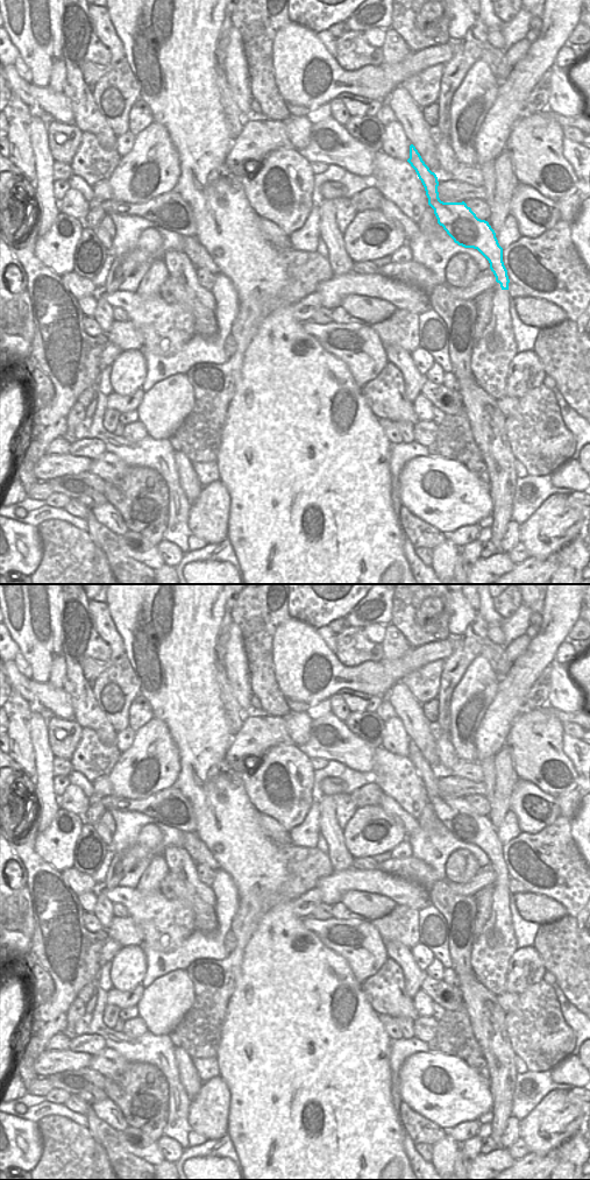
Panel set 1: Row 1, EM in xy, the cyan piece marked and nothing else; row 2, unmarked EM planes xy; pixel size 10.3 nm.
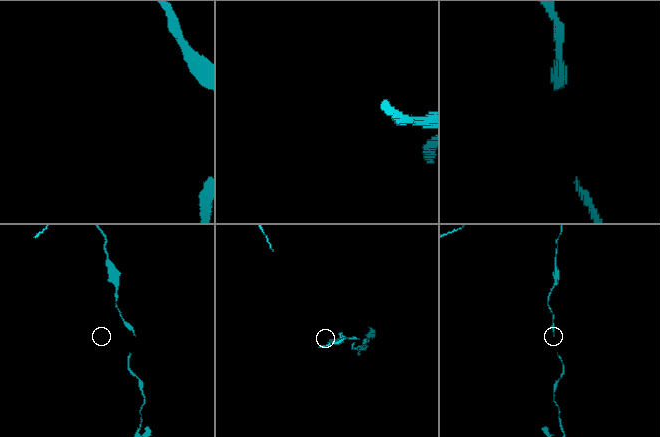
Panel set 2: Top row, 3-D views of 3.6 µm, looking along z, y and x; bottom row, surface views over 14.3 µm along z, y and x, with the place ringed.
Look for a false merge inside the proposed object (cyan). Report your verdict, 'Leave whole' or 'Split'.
Leave whole

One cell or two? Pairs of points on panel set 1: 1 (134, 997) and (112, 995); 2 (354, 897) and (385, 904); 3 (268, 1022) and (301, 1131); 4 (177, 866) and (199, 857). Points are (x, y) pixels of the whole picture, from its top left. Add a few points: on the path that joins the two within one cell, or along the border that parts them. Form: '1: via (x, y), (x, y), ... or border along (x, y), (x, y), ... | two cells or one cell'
1: via (128, 999), (118, 999) | one cell
2: via (362, 903), (377, 904) | one cell
3: via (294, 1049), (300, 1054), (300, 1104) | one cell
4: border along (183, 845), (197, 864) | two cells

